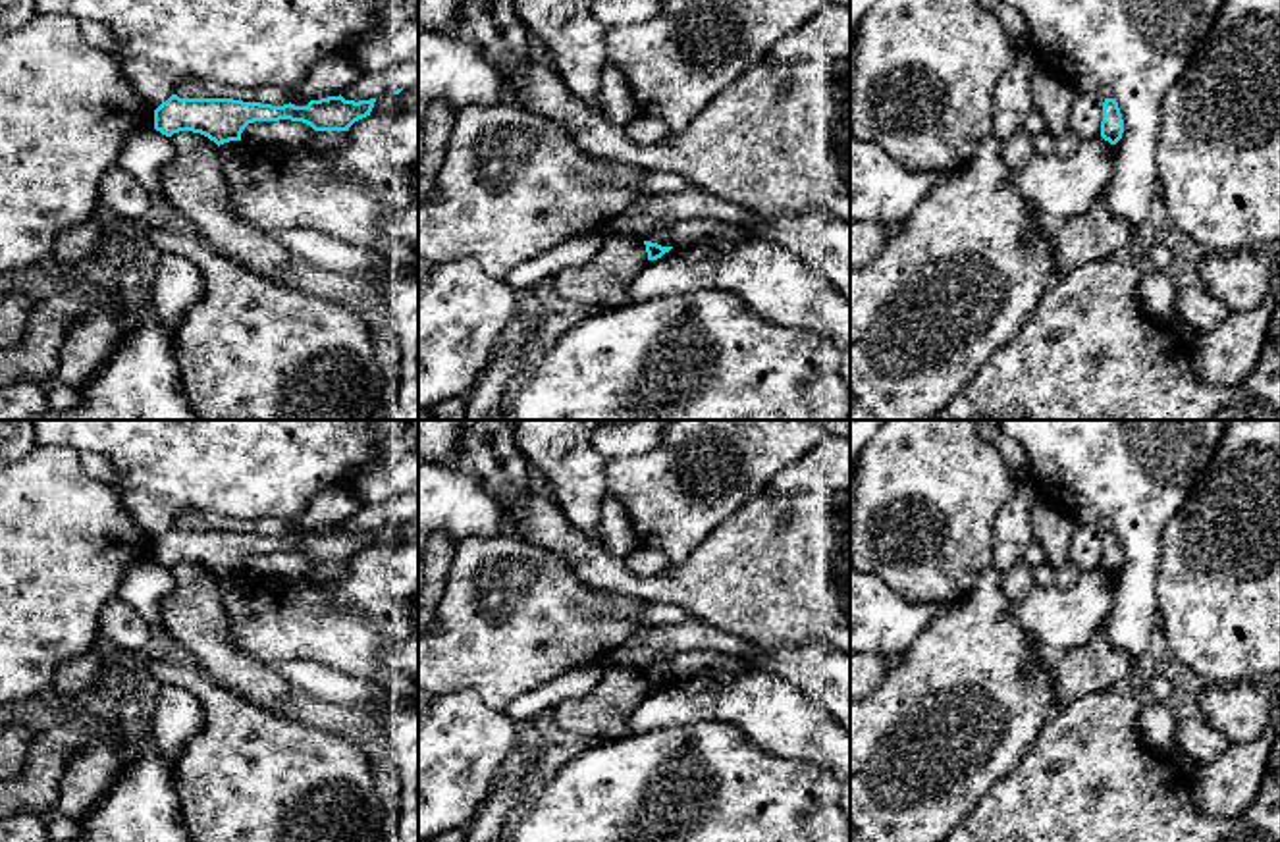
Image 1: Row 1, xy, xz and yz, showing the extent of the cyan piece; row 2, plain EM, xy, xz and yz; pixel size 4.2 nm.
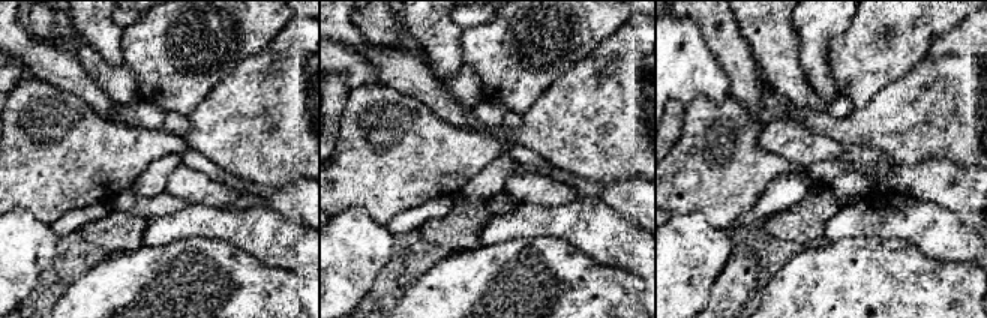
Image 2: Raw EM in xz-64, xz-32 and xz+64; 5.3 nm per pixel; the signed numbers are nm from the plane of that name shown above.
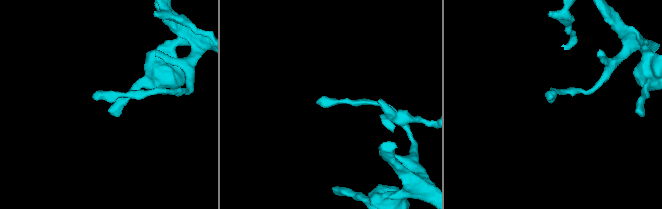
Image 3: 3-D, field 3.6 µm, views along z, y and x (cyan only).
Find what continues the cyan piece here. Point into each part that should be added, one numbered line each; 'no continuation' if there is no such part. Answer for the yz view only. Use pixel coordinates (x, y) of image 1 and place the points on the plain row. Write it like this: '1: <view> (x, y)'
no continuation

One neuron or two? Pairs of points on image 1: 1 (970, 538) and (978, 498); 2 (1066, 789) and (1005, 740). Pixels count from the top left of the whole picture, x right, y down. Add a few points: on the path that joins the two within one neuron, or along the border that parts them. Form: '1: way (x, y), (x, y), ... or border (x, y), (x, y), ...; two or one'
1: way (970, 528), (970, 507); one
2: border (1047, 715), (1022, 760), (991, 787); two

